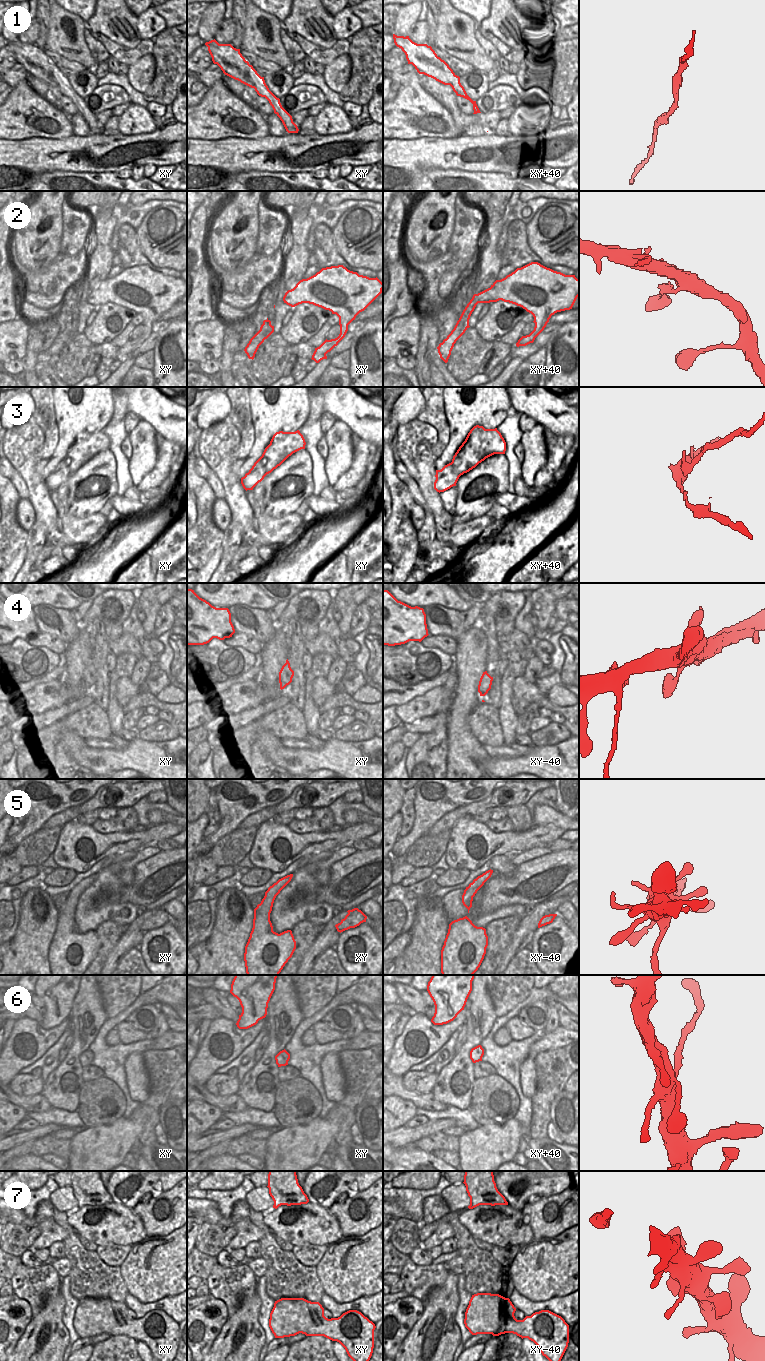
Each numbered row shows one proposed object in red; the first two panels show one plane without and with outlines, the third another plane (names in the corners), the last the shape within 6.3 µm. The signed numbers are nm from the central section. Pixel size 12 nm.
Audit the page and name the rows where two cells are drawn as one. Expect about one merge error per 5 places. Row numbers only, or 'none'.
3, 6.

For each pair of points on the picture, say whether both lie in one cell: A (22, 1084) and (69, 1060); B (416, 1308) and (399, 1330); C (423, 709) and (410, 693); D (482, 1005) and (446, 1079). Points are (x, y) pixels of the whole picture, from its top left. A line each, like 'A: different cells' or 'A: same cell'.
A: different cells
B: same cell
C: different cells
D: same cell

